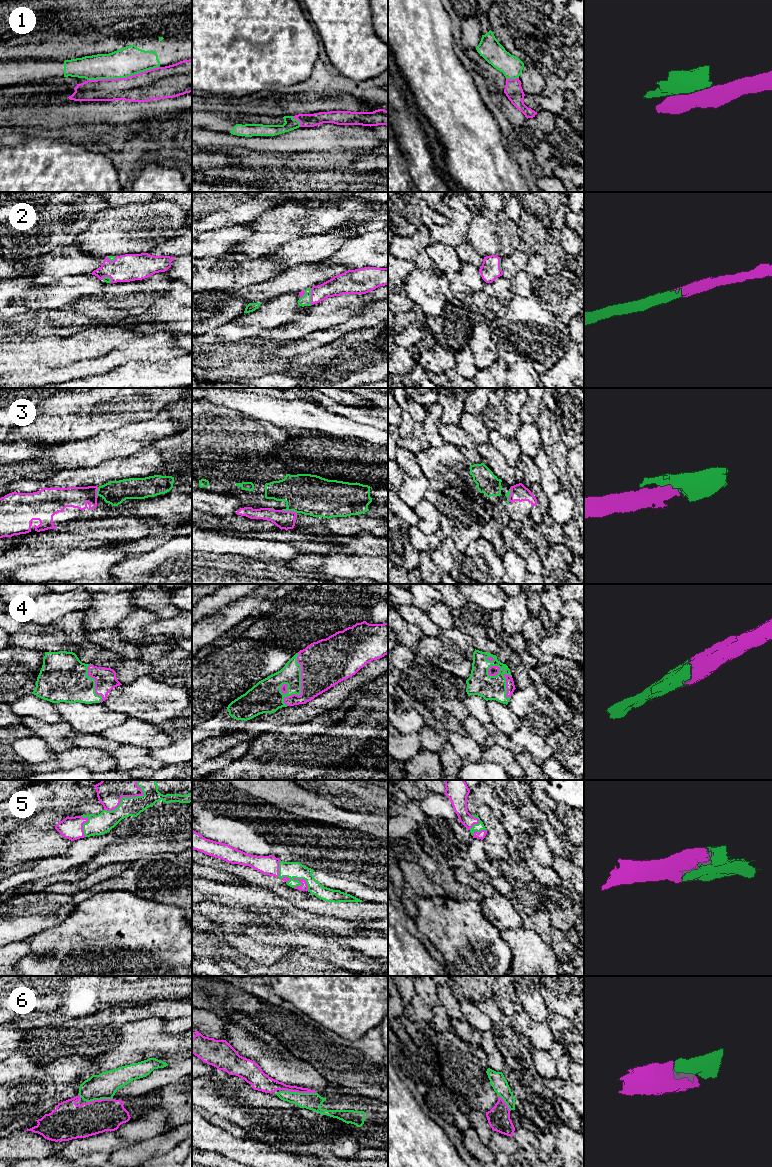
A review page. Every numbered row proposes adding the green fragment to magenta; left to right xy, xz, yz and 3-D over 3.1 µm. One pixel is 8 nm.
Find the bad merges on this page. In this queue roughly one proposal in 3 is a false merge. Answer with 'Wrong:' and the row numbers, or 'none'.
Wrong: 1, 3

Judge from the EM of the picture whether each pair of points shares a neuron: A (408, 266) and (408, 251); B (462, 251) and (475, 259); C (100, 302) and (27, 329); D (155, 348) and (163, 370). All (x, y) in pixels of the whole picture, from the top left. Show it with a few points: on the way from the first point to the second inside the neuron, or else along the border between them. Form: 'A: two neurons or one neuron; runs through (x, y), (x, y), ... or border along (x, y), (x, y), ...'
A: two neurons; border along (398, 258), (410, 260), (415, 266)
B: one neuron; runs through (465, 252), (472, 257)
C: two neurons; border along (100, 293), (86, 296)
D: two neurons; border along (181, 355), (175, 358), (155, 361), (135, 360)

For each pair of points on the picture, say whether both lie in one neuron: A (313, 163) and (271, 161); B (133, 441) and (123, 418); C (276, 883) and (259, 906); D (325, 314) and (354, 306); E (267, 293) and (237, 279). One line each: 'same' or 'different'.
A: same
B: different
C: different
D: same
E: different

